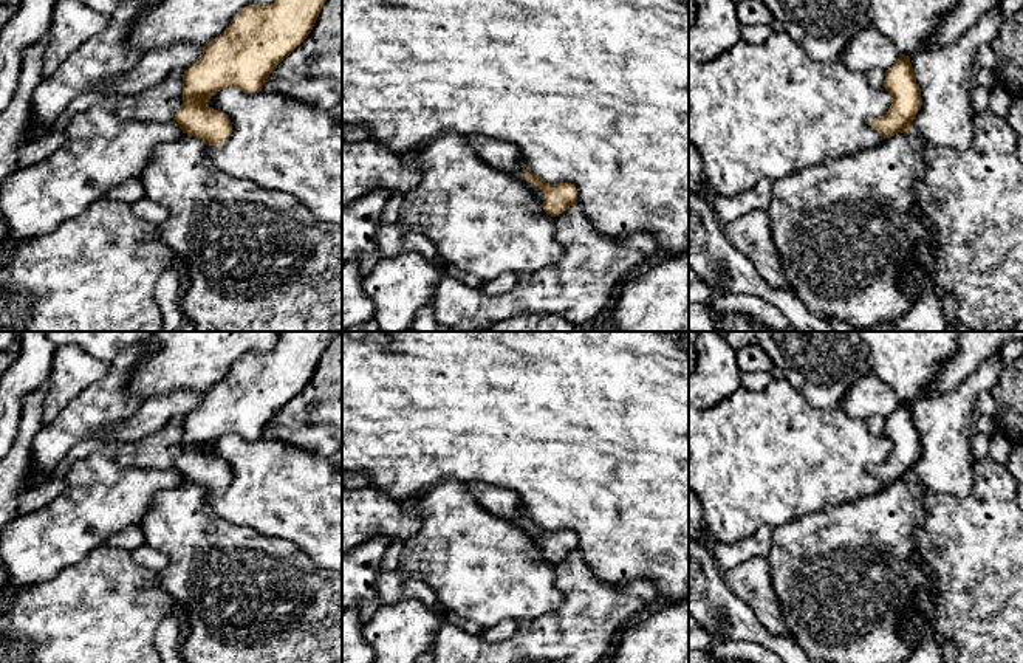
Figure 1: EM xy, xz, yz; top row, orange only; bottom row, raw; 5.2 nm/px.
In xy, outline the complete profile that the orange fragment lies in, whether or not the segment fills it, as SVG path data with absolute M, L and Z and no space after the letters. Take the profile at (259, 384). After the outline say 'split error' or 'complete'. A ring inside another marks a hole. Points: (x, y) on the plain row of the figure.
M279 332L277 345L266 353L249 352L235 361L229 373L204 392L201 406L183 421L183 451L175 460L183 482L159 491L141 522L145 544L163 551L169 562L156 572L158 586L187 617L189 634L183 640L184 663L342 663L342 569L319 569L294 542L262 534L218 516L209 503L210 493L223 493L232 469L207 448L234 434L245 440L262 438L265 428L311 380L322 353L337 332Z; split error

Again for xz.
M525 513L517 514L509 522L529 538L531 551L540 559L556 564L577 551L577 536L571 530L545 530Z; split error

